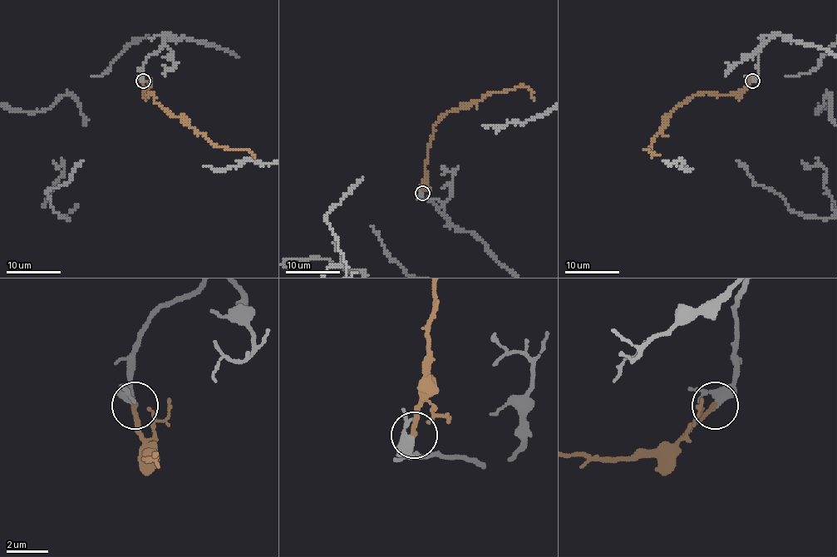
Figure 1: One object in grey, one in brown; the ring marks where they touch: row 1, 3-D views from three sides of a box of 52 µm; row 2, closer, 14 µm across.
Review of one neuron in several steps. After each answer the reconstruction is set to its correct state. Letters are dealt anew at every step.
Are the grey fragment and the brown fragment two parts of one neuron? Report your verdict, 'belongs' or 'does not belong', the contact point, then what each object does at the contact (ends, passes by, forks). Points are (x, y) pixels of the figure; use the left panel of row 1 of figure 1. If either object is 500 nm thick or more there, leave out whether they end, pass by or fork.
belongs; place (143, 81); grey passes by; brown ends

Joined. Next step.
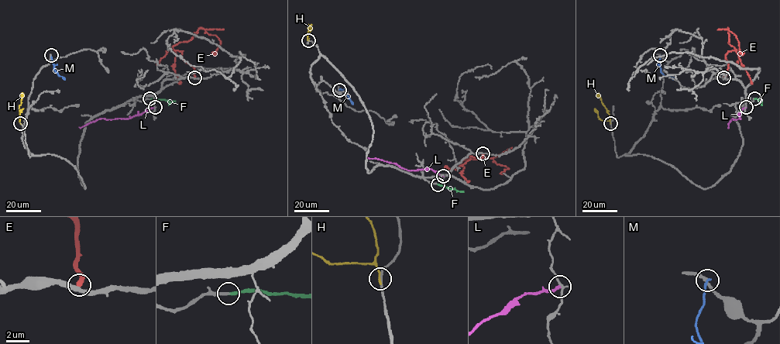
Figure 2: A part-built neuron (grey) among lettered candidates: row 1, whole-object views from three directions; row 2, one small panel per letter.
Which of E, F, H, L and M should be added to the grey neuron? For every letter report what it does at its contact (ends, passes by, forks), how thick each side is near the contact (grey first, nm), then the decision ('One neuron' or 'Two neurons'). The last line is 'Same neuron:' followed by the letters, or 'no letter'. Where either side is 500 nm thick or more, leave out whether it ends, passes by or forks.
E: It ends there. Thickness 340 nm (grey) against 420 nm. Two neurons
F: It ends there. Thickness 240 nm (grey) against 280 nm. One neuron
H: It ends there. Thickness 160 nm (grey) against 200 nm. Two neurons
L: It ends there. Thickness 160 nm (grey) against 220 nm. Two neurons
M: It ends there. Thickness 240 nm (grey) against 240 nm. Two neurons
Same neuron: F

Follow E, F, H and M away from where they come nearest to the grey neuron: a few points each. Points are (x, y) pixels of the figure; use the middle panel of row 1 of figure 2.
E: (482, 153), (482, 157), (469, 156), (461, 165), (468, 159), (490, 157), (508, 168), (499, 173)
F: (438, 184), (463, 191)
H: (308, 40), (307, 34), (311, 28)
M: (339, 90), (344, 91), (353, 104)

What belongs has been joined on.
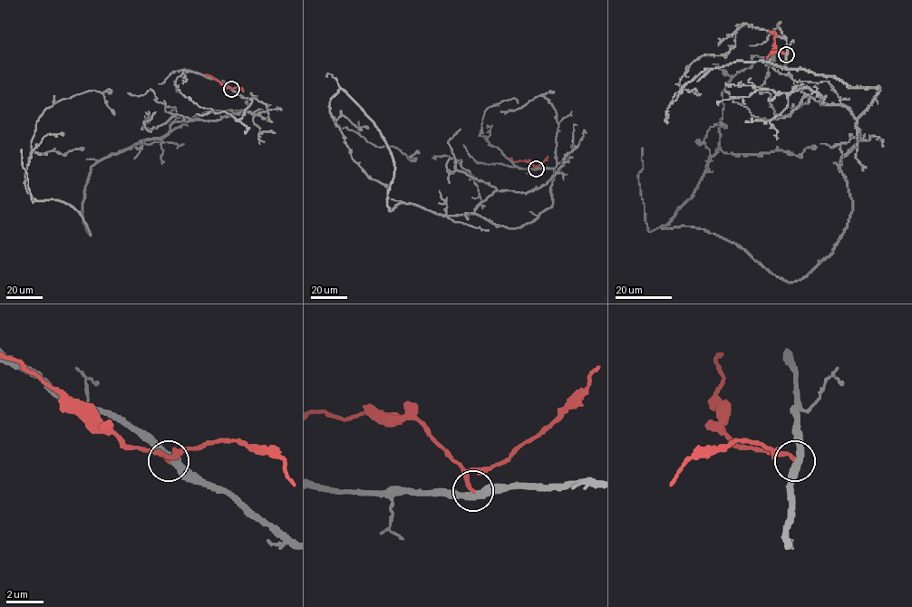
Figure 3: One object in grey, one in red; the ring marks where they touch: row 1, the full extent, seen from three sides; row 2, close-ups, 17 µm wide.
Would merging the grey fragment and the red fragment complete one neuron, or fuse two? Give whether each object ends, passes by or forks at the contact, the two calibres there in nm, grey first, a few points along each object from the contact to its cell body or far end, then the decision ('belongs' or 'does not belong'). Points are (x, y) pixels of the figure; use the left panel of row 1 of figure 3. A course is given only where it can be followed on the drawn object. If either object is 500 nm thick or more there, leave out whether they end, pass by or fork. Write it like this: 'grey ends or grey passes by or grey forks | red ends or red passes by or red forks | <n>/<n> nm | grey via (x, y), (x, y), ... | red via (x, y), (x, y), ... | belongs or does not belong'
grey passes by | red ends | 400/200 nm | grey via (231, 89), (247, 106), (91, 167), (90, 235), (27, 192), (31, 140), (88, 91), (114, 114) | red via (231, 89), (206, 74) | does not belong

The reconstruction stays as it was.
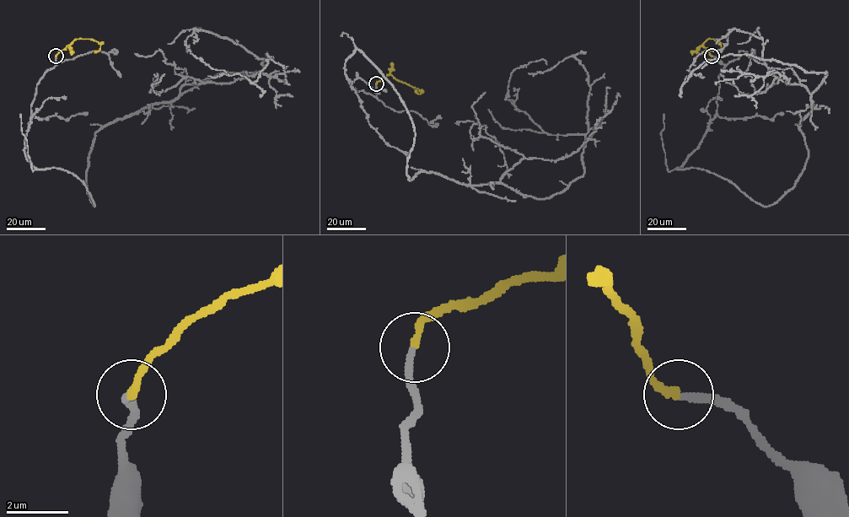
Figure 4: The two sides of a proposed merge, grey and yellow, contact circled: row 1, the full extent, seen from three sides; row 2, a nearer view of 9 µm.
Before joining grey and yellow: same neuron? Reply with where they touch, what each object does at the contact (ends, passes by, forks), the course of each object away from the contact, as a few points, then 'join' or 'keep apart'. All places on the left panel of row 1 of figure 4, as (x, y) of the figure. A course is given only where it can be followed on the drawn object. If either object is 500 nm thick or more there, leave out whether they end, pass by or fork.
place (56, 56); grey ends; yellow ends; course grey (56, 56), (24, 153), (72, 173), (94, 206), (95, 133), (264, 67), (194, 29), (187, 50), (226, 72); course yellow (56, 56), (76, 39), (98, 41), (99, 49), (94, 51); join

